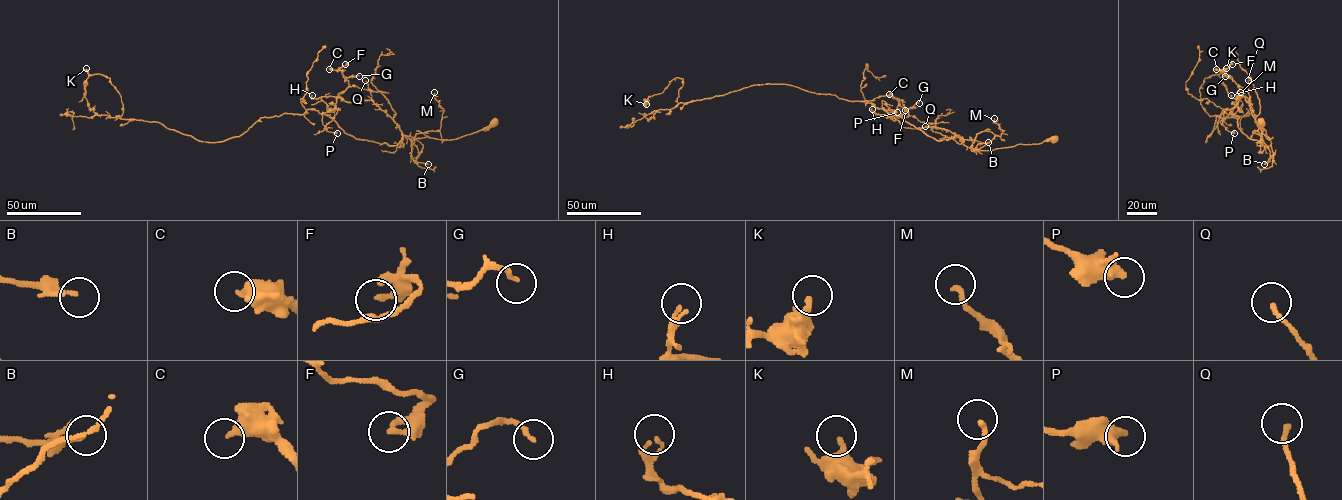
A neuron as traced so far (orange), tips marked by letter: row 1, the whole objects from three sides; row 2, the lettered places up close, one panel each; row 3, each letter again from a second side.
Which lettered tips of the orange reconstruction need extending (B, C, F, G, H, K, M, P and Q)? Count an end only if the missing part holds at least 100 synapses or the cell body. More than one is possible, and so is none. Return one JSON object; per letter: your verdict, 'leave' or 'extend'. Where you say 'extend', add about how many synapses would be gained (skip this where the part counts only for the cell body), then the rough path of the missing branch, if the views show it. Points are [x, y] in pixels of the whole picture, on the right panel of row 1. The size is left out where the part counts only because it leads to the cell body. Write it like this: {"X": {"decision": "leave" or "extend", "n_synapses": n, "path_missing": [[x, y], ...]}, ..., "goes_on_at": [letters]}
{"B": {"decision": "leave"}, "C": {"decision": "leave"}, "F": {"decision": "leave"}, "G": {"decision": "leave"}, "H": {"decision": "leave"}, "K": {"decision": "leave"}, "M": {"decision": "leave"}, "P": {"decision": "leave"}, "Q": {"decision": "leave"}, "goes_on_at": []}

